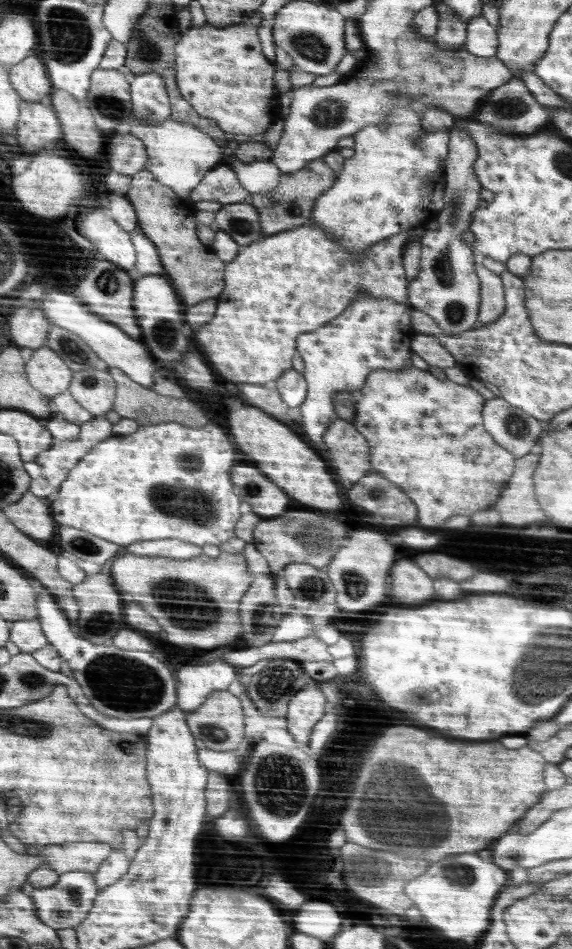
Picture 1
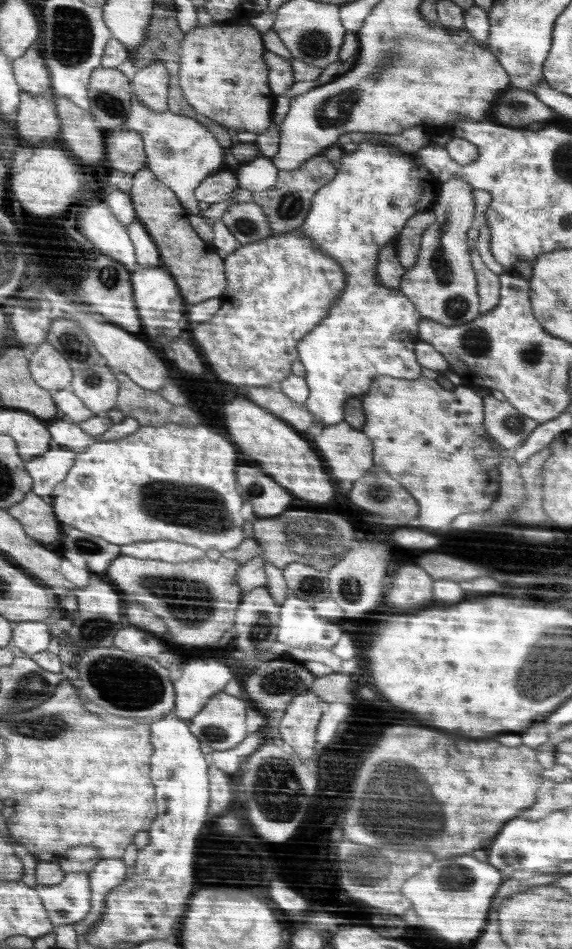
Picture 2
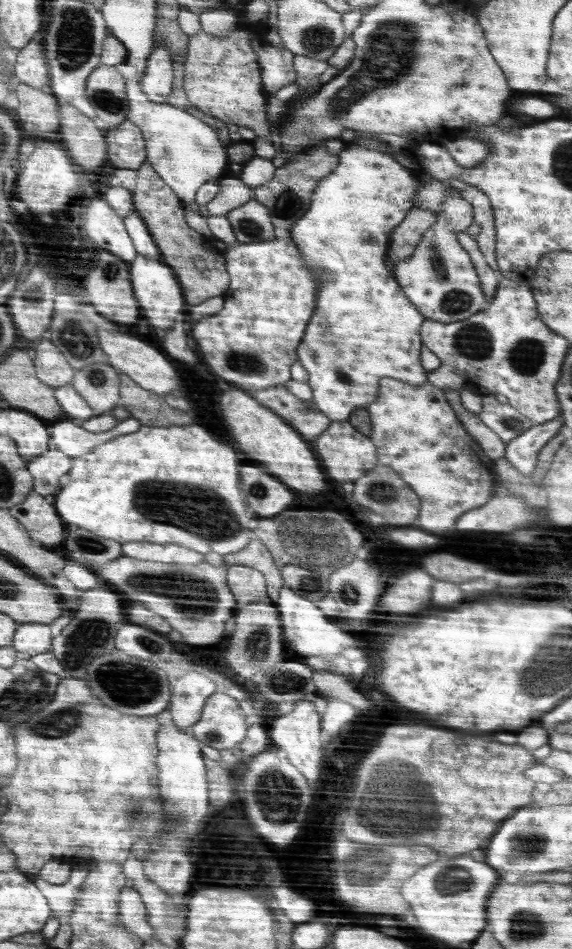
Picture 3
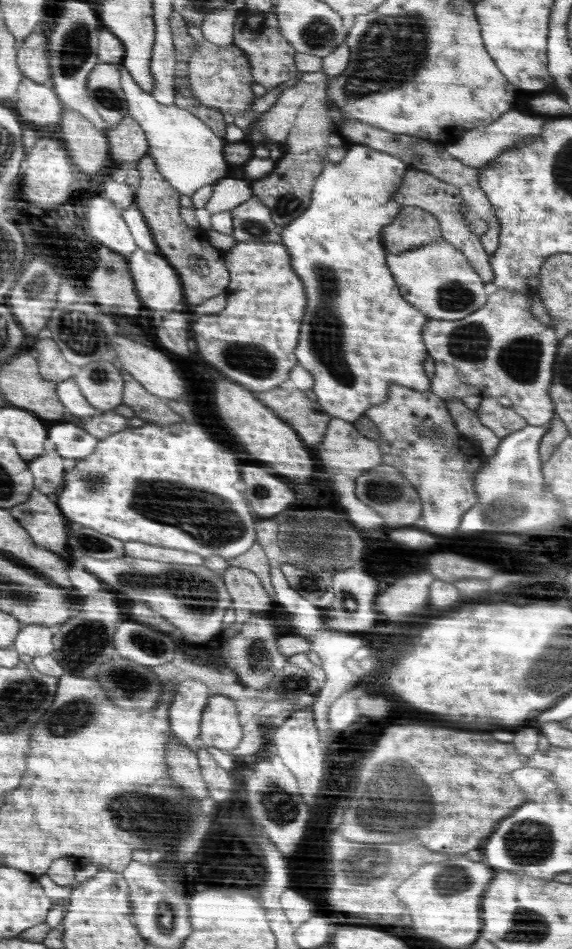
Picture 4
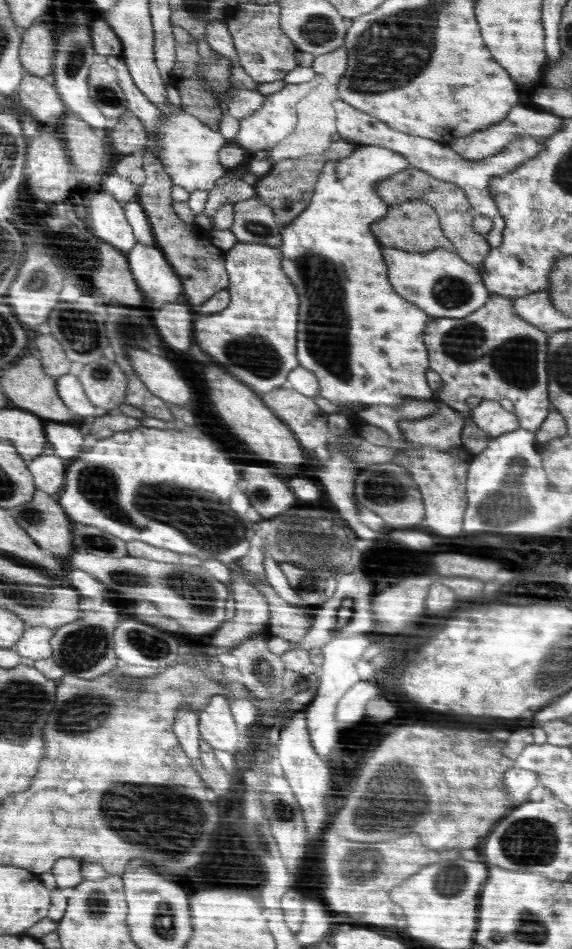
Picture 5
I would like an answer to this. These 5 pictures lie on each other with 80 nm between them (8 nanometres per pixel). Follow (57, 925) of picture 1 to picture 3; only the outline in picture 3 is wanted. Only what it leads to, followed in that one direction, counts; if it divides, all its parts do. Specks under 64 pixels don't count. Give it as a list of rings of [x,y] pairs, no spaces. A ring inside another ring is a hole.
[[[74,868],[70,878],[64,884],[52,884],[47,880],[36,878],[36,885],[49,901],[52,907],[52,916],[67,922],[75,907],[75,900],[80,894],[82,885],[88,876],[89,868]]]

